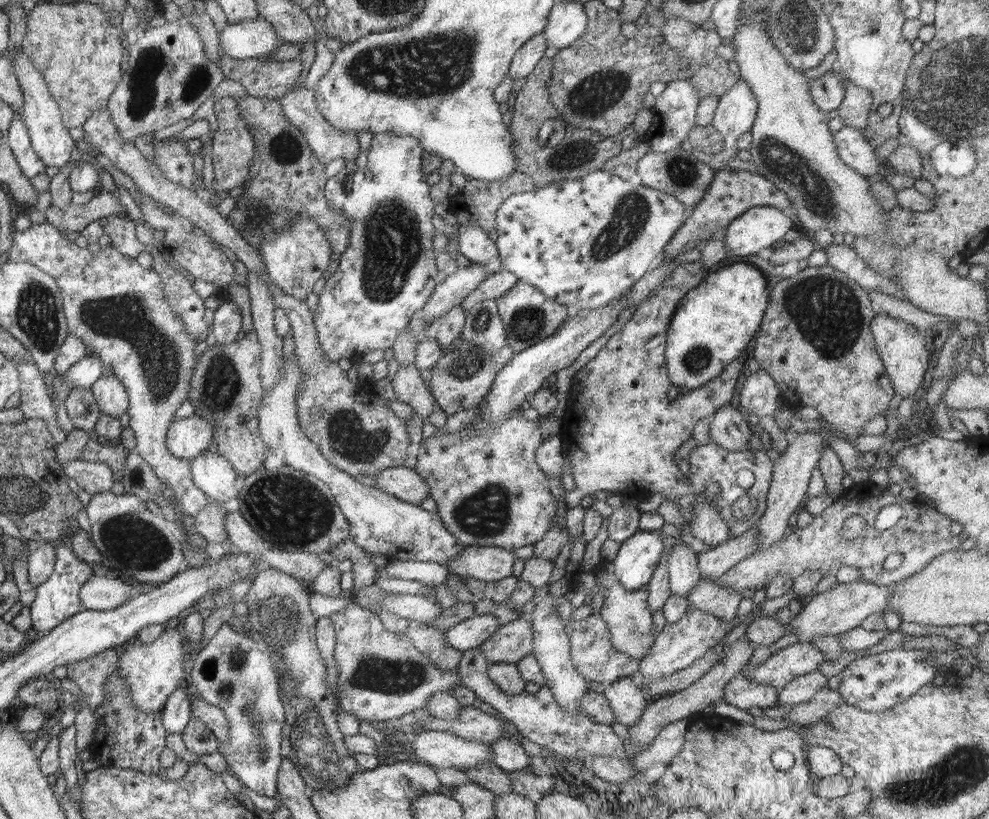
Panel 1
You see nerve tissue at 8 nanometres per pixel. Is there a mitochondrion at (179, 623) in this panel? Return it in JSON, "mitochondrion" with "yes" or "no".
{"mitochondrion":"no"}

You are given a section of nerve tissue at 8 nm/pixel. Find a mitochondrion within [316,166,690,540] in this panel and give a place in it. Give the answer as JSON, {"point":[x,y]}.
{"point":[394,244]}

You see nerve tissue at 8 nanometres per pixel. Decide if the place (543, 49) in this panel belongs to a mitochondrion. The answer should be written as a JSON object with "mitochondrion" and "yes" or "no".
{"mitochondrion":"no"}

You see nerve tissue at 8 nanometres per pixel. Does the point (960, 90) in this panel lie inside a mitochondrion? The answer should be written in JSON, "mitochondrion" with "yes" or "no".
{"mitochondrion":"yes"}

